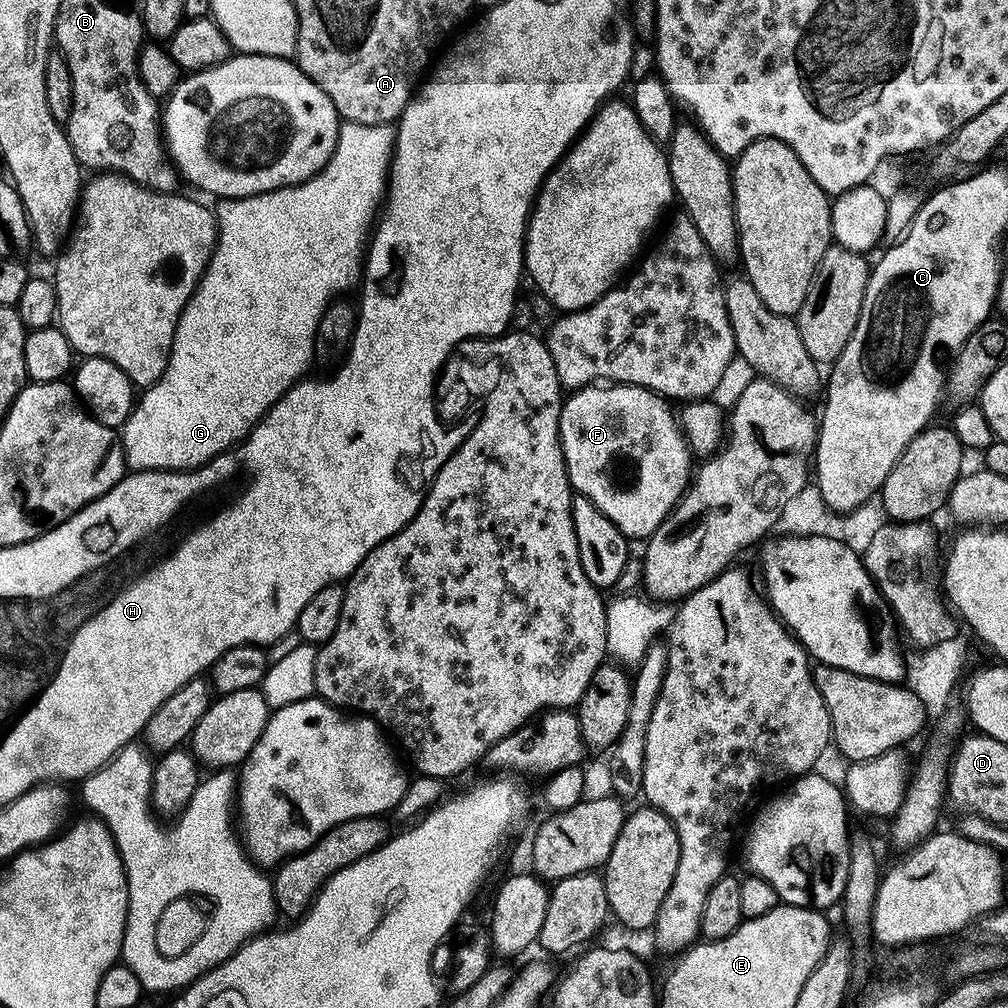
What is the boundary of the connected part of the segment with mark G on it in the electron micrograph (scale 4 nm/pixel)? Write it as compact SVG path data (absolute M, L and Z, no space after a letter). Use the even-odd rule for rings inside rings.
M344 122L340 125L338 143L330 162L316 176L311 176L301 184L291 184L288 188L279 188L273 192L263 192L253 196L244 196L241 200L221 199L215 205L216 214L216 248L208 263L208 269L198 282L188 305L180 311L178 326L172 343L172 353L168 359L166 370L159 380L149 388L143 389L144 396L135 401L132 412L122 427L122 443L127 467L132 470L191 470L199 468L220 456L228 449L236 447L263 416L268 415L272 405L292 389L293 384L305 375L304 372L313 363L315 350L315 334L319 320L325 308L335 301L347 288L355 289L362 276L364 257L370 243L370 233L378 219L382 201L386 196L392 150L396 146L396 129L392 124L353 124Z

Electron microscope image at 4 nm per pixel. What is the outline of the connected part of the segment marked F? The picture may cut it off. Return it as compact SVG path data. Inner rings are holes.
M609 383L607 386L577 388L569 396L572 397L570 397L569 400L567 397L560 405L560 448L564 452L568 480L572 483L573 489L575 489L579 495L585 496L590 502L594 502L594 506L598 506L598 510L602 510L602 514L606 514L606 518L610 518L610 522L614 522L614 526L618 526L618 530L624 533L625 536L629 538L635 538L635 536L647 538L651 536L652 531L654 531L654 529L668 517L668 513L679 504L685 488L687 488L690 483L690 468L688 472L690 449L687 440L684 438L677 413L675 411L671 412L671 410L668 409L670 404L665 397L656 395L656 393L651 392L649 388L634 386L633 384Z

